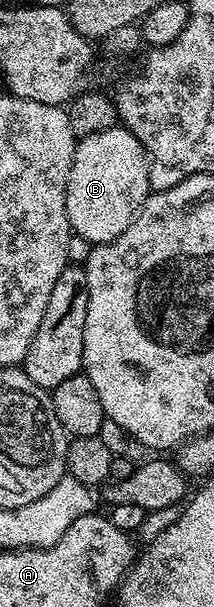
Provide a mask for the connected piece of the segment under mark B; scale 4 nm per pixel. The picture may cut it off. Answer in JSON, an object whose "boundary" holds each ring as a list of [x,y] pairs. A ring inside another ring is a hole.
{"boundary":[[[122,124],[106,128],[106,132],[94,132],[79,139],[70,164],[70,176],[66,180],[66,216],[72,225],[73,235],[77,239],[85,238],[88,244],[113,242],[129,224],[136,219],[136,213],[143,206],[150,193],[150,176],[148,175],[148,153],[144,146]]]}

